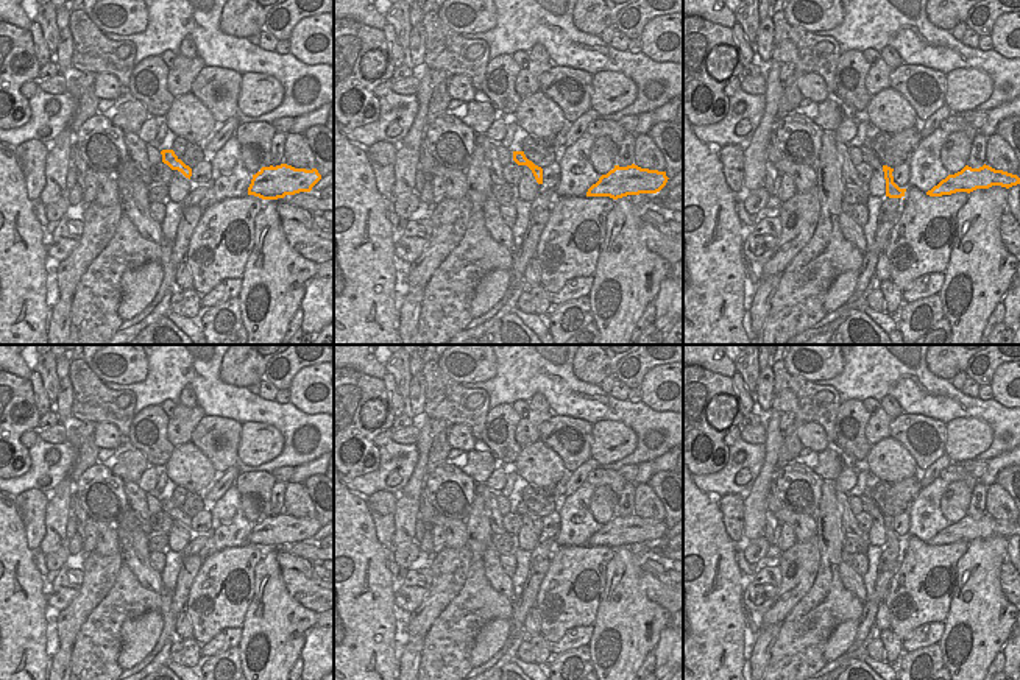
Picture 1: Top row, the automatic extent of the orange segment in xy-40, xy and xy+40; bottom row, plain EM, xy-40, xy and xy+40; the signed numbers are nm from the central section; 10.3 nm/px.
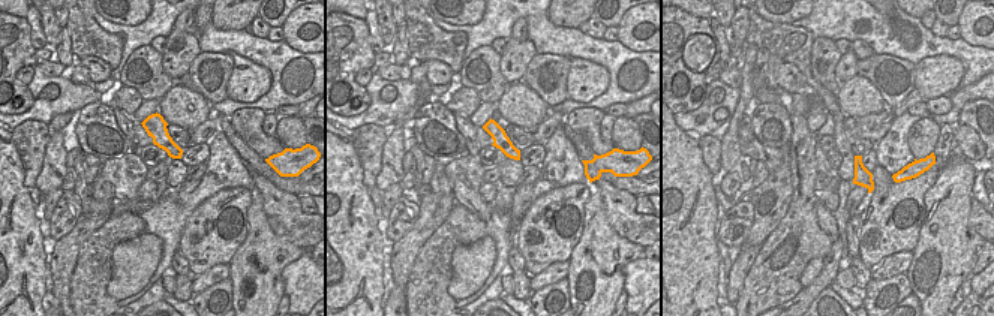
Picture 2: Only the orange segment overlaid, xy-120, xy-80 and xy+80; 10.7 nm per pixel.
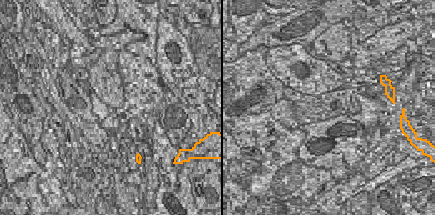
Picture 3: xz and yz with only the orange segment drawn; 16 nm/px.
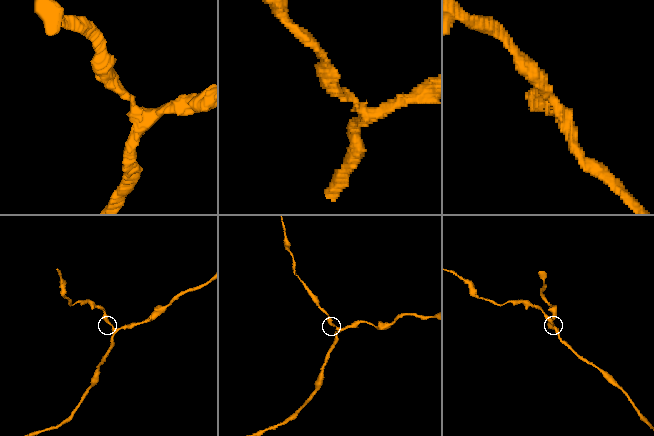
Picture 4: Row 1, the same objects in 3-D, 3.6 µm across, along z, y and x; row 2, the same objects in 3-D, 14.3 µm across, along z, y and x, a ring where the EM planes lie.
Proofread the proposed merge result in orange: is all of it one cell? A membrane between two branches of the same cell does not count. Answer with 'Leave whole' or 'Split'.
Leave whole

